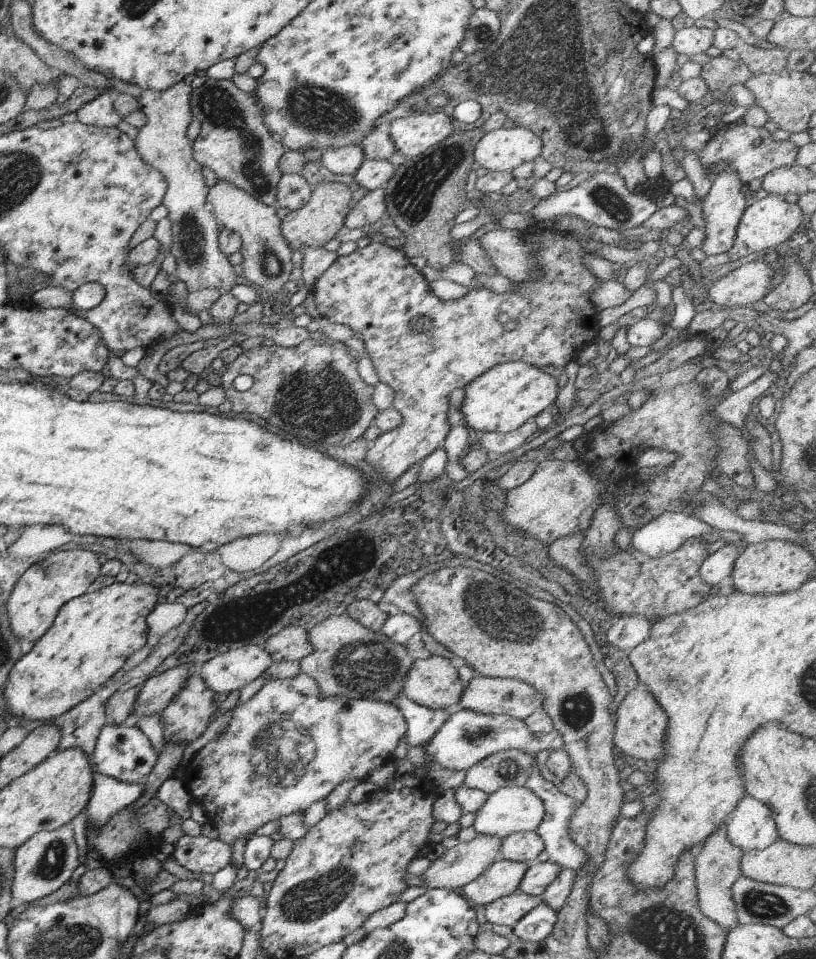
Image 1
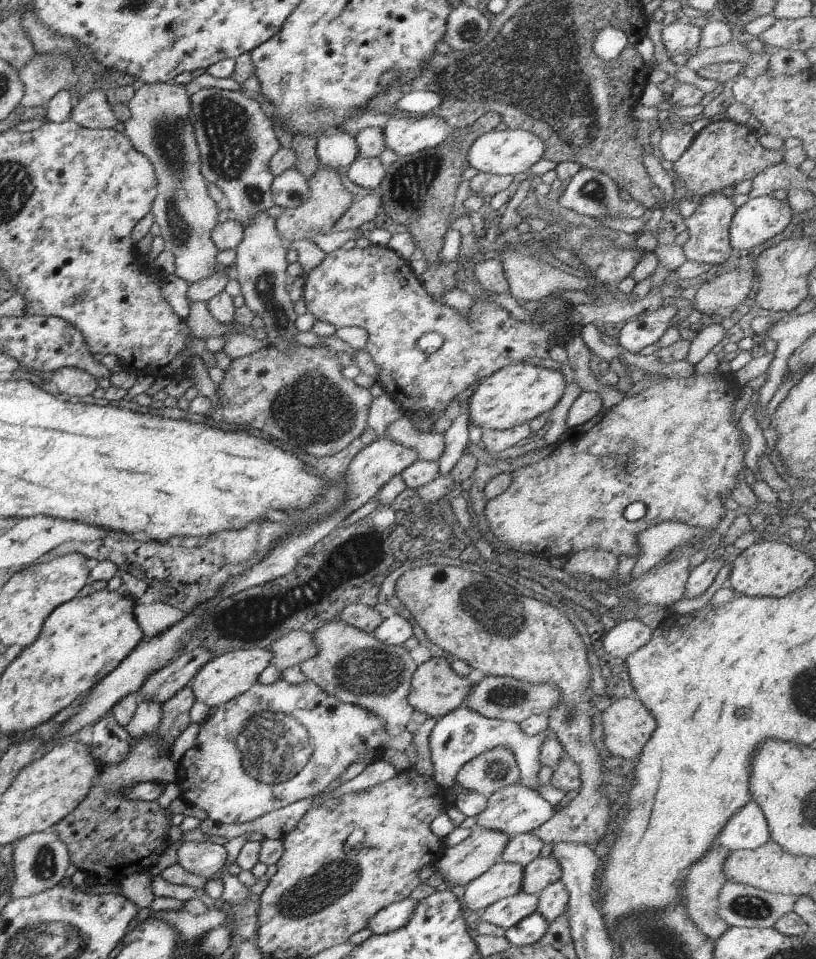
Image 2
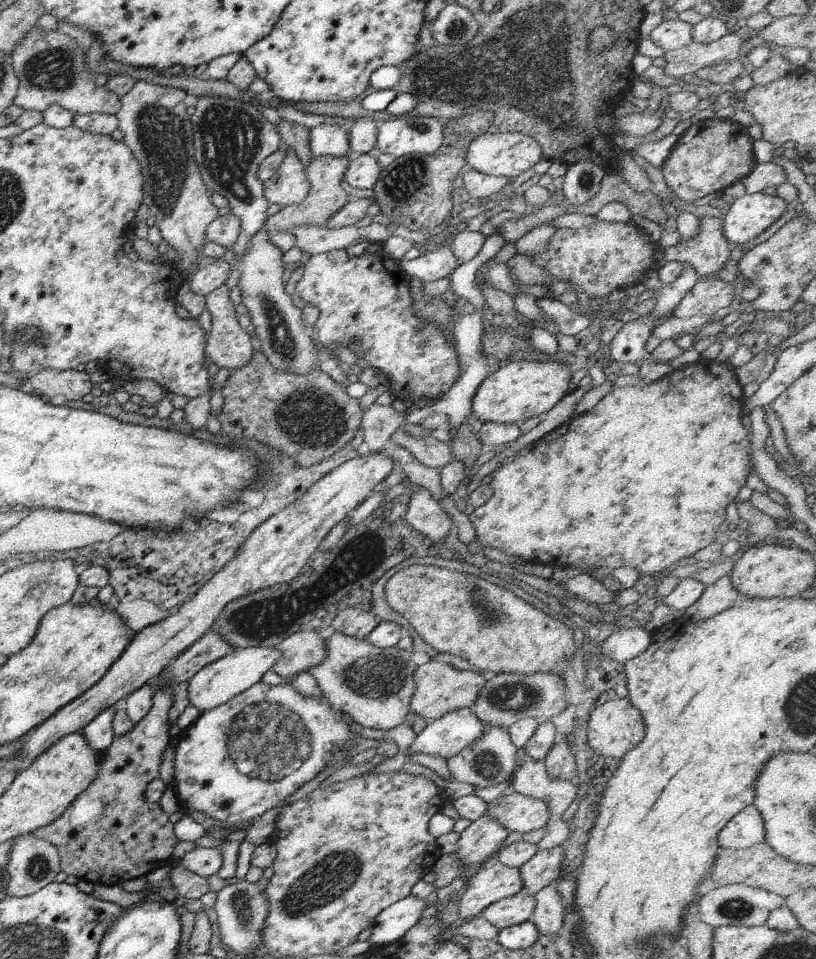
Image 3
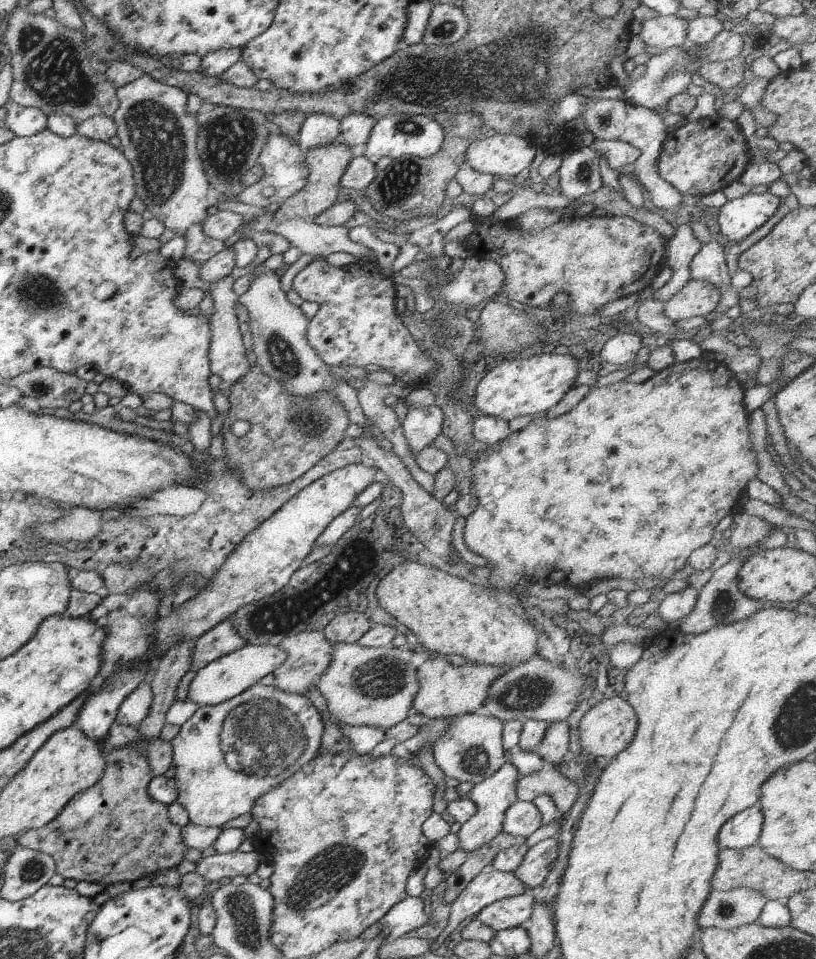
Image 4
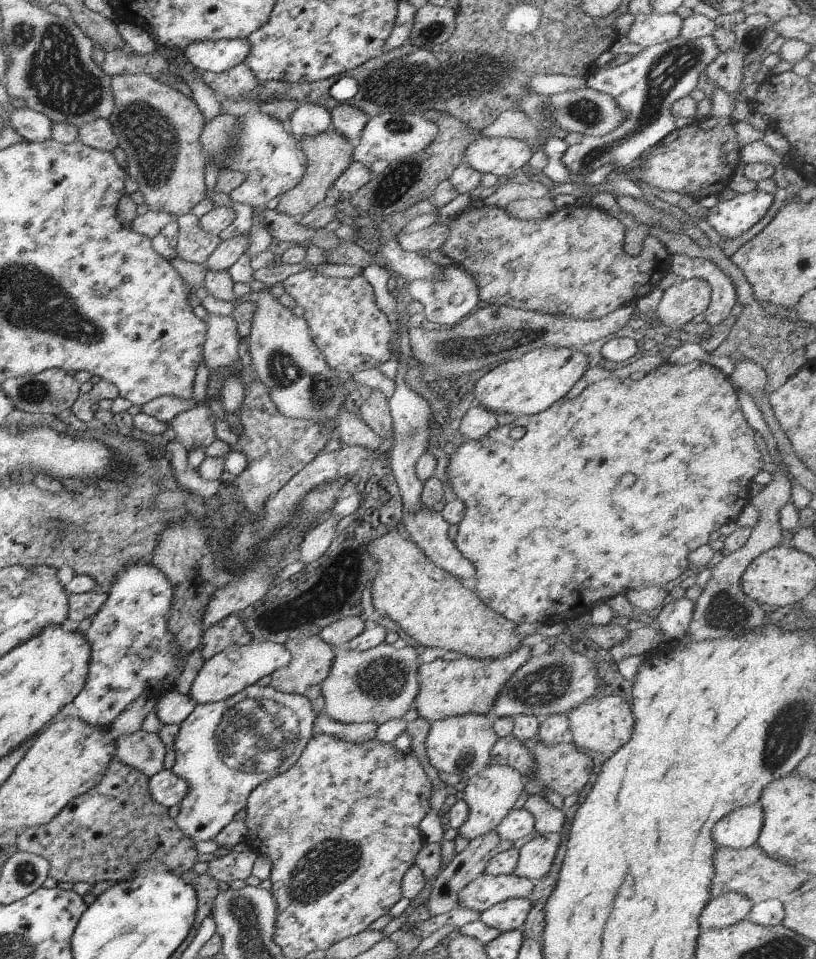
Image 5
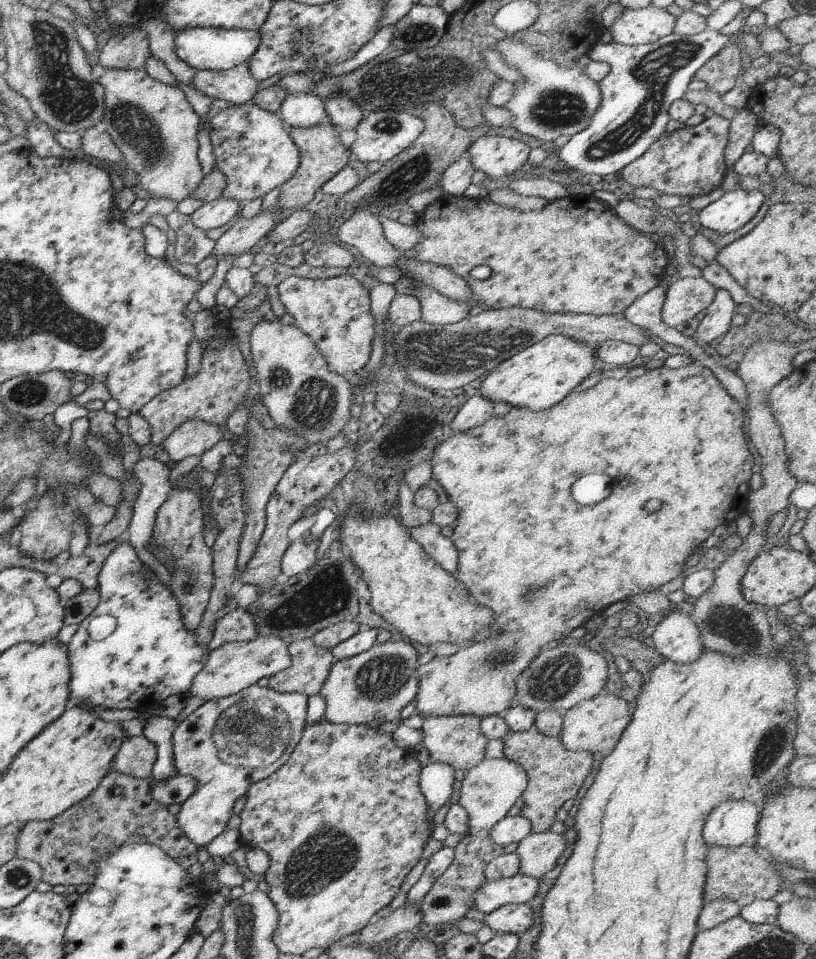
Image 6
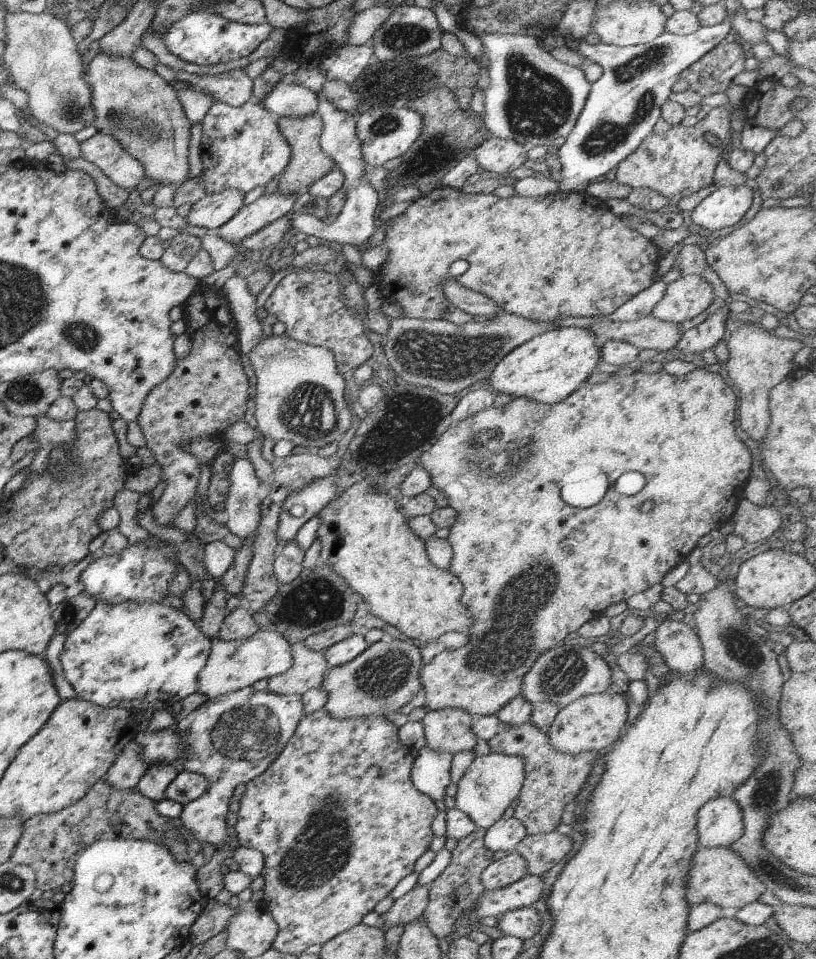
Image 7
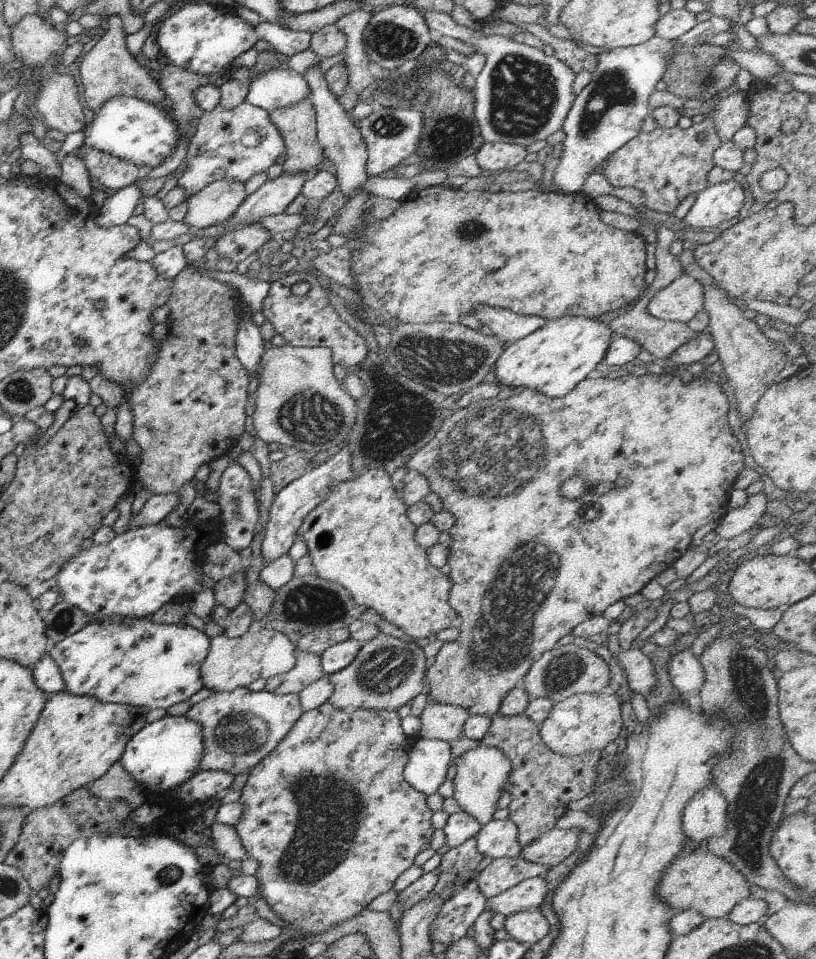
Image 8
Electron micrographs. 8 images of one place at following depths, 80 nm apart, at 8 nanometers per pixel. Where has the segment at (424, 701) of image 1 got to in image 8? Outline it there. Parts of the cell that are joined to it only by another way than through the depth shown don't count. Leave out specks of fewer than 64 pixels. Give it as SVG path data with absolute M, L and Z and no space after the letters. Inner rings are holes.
M646 373L643 376L628 374L613 380L585 378L565 397L549 399L536 391L523 389L506 398L505 402L497 398L479 400L471 404L473 408L467 406L447 416L443 430L439 430L428 444L425 444L421 450L417 450L415 454L411 454L411 458L405 462L407 471L414 470L417 474L425 476L429 490L437 494L443 506L442 509L453 516L453 525L448 531L451 542L447 550L449 554L447 554L446 564L449 567L447 578L451 582L451 588L449 588L447 604L457 614L456 627L459 633L455 640L443 642L437 655L427 665L425 685L428 699L433 698L435 702L441 702L441 704L459 706L471 715L492 716L498 713L503 696L523 679L533 660L552 650L558 640L571 633L578 624L601 616L609 605L638 593L649 580L669 568L682 555L689 543L695 542L695 538L705 530L705 524L722 519L728 510L727 497L733 492L731 486L737 474L744 469L742 450L727 423L728 404L722 390L722 382L715 383L693 377L693 380L685 384L677 375L667 373L659 375ZM573 476L585 478L591 487L595 482L606 482L609 478L609 492L599 496L587 494L579 502L567 502L557 492L557 486L561 486L561 482ZM623 476L629 478L631 482L623 490L617 490L615 482L617 478L623 478Z

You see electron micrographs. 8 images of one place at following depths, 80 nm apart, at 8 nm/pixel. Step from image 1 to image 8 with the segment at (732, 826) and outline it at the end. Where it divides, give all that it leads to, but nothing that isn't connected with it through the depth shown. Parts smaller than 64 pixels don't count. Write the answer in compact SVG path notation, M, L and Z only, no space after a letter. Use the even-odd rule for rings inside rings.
M715 788L699 790L681 814L685 834L693 842L705 842L711 836L724 836L727 830L726 808L725 799Z

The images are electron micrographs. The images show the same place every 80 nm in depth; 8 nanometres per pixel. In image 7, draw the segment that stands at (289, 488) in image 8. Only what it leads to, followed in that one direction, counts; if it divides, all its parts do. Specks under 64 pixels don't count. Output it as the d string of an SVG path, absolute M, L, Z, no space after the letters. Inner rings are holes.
M333 470L329 476L307 482L299 490L293 490L291 494L287 494L277 516L275 538L279 540L279 546L291 542L299 528L334 497L334 476L337 472Z

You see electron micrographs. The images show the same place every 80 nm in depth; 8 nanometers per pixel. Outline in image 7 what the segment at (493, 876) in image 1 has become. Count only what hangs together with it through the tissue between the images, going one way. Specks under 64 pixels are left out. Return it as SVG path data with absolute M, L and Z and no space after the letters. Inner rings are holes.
M523 876L519 882L511 884L501 890L484 894L484 898L479 900L475 908L477 919L484 917L497 917L499 914L505 914L509 910L528 907L539 899L542 891L542 881L539 876Z

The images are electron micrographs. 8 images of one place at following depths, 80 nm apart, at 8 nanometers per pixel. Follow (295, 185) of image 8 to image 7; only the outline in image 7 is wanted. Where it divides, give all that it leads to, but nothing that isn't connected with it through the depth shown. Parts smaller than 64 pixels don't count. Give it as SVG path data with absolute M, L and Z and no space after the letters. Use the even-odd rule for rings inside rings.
M278 189L272 193L264 192L253 202L241 206L241 209L230 220L227 220L217 231L221 240L234 245L241 238L251 236L259 228L271 224L289 213L296 200L295 194L281 194Z

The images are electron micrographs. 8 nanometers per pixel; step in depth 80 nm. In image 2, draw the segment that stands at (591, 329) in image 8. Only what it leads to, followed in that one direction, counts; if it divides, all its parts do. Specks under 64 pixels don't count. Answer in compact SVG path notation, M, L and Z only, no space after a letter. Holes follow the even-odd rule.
M509 363L477 382L465 408L468 420L481 429L502 431L529 422L557 404L564 393L564 380L558 371L523 363Z

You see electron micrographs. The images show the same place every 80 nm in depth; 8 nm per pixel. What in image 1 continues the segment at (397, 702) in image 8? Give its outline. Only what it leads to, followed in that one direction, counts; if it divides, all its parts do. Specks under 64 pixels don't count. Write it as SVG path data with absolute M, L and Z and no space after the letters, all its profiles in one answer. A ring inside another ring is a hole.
M340 615L323 619L316 623L307 633L309 644L313 650L298 661L300 671L307 674L325 696L341 696L343 698L357 698L357 700L375 700L375 702L387 702L392 704L395 695L403 692L403 682L413 666L413 661L407 656L404 646L393 644L389 638L385 638L379 631L371 631L364 628L350 616Z

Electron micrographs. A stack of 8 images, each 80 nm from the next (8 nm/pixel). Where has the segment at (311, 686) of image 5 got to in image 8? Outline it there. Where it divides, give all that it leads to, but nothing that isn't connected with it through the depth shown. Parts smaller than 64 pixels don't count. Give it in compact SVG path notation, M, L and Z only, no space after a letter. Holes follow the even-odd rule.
M295 648L295 666L285 674L266 680L264 690L269 693L298 695L305 686L309 686L324 676L319 664L320 656L314 653L299 652Z

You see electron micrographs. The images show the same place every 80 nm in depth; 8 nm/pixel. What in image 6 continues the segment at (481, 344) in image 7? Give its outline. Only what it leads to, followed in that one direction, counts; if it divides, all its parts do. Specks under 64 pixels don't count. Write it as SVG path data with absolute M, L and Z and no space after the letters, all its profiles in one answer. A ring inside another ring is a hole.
M484 307L481 312L471 314L454 324L427 324L417 320L394 331L389 338L391 364L399 370L402 382L417 384L433 391L460 390L483 374L493 370L507 358L531 347L545 336L561 334L575 342L589 346L607 340L621 341L641 346L651 336L649 330L627 322L623 313L593 317L583 314L545 314L523 308L493 309Z

